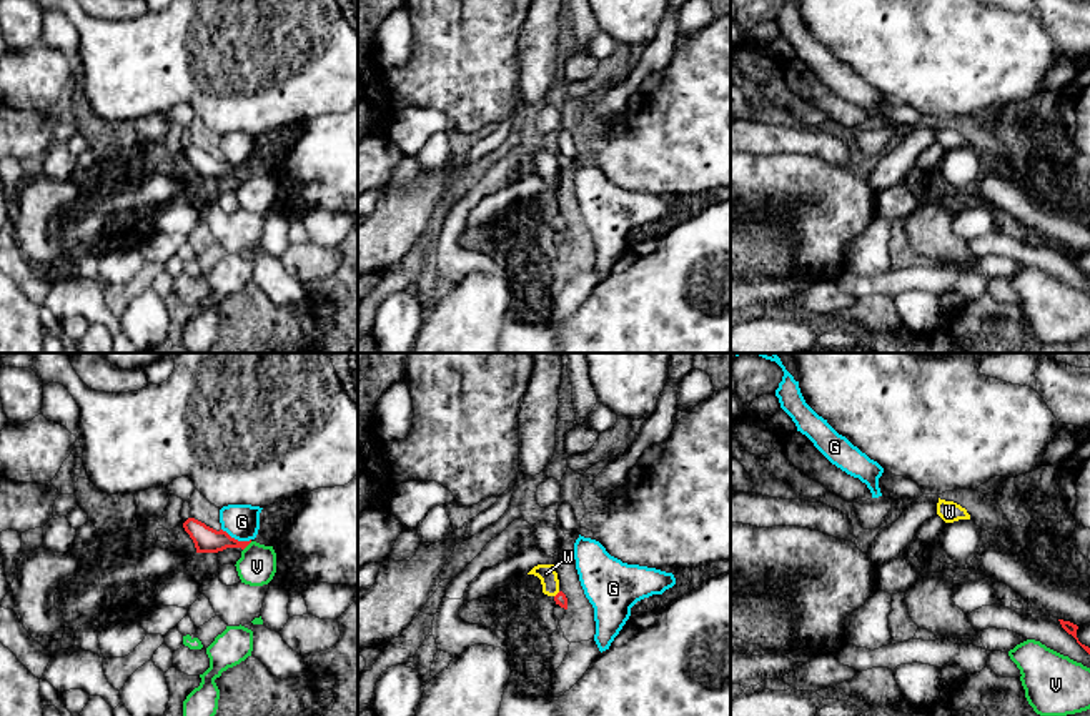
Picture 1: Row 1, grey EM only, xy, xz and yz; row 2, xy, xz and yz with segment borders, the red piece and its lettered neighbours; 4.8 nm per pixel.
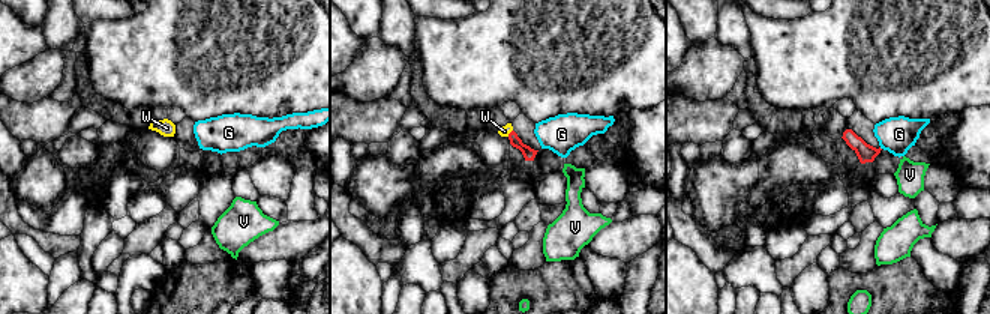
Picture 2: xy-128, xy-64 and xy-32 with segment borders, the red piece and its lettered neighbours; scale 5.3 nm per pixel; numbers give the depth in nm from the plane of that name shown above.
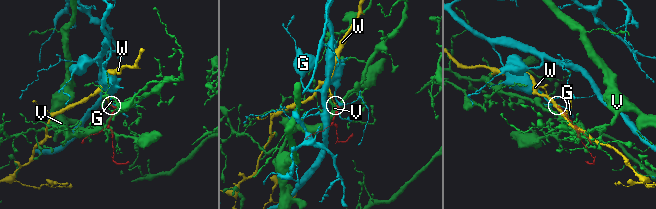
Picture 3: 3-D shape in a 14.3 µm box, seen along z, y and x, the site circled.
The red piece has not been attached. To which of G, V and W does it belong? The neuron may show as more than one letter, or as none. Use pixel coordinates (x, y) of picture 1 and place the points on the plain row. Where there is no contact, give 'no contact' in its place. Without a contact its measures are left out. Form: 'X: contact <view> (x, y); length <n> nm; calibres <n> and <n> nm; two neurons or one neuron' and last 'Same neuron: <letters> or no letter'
G: contact xy (237, 167); length 160 nm; calibres 130 and 180 nm; two neurons
V: contact xy (247, 172); length 60 nm; calibres 130 and 190 nm; two neurons
W: contact xz (556, 222); length 40 nm; calibres 60 and 90 nm; one neuron
Same neuron: W

